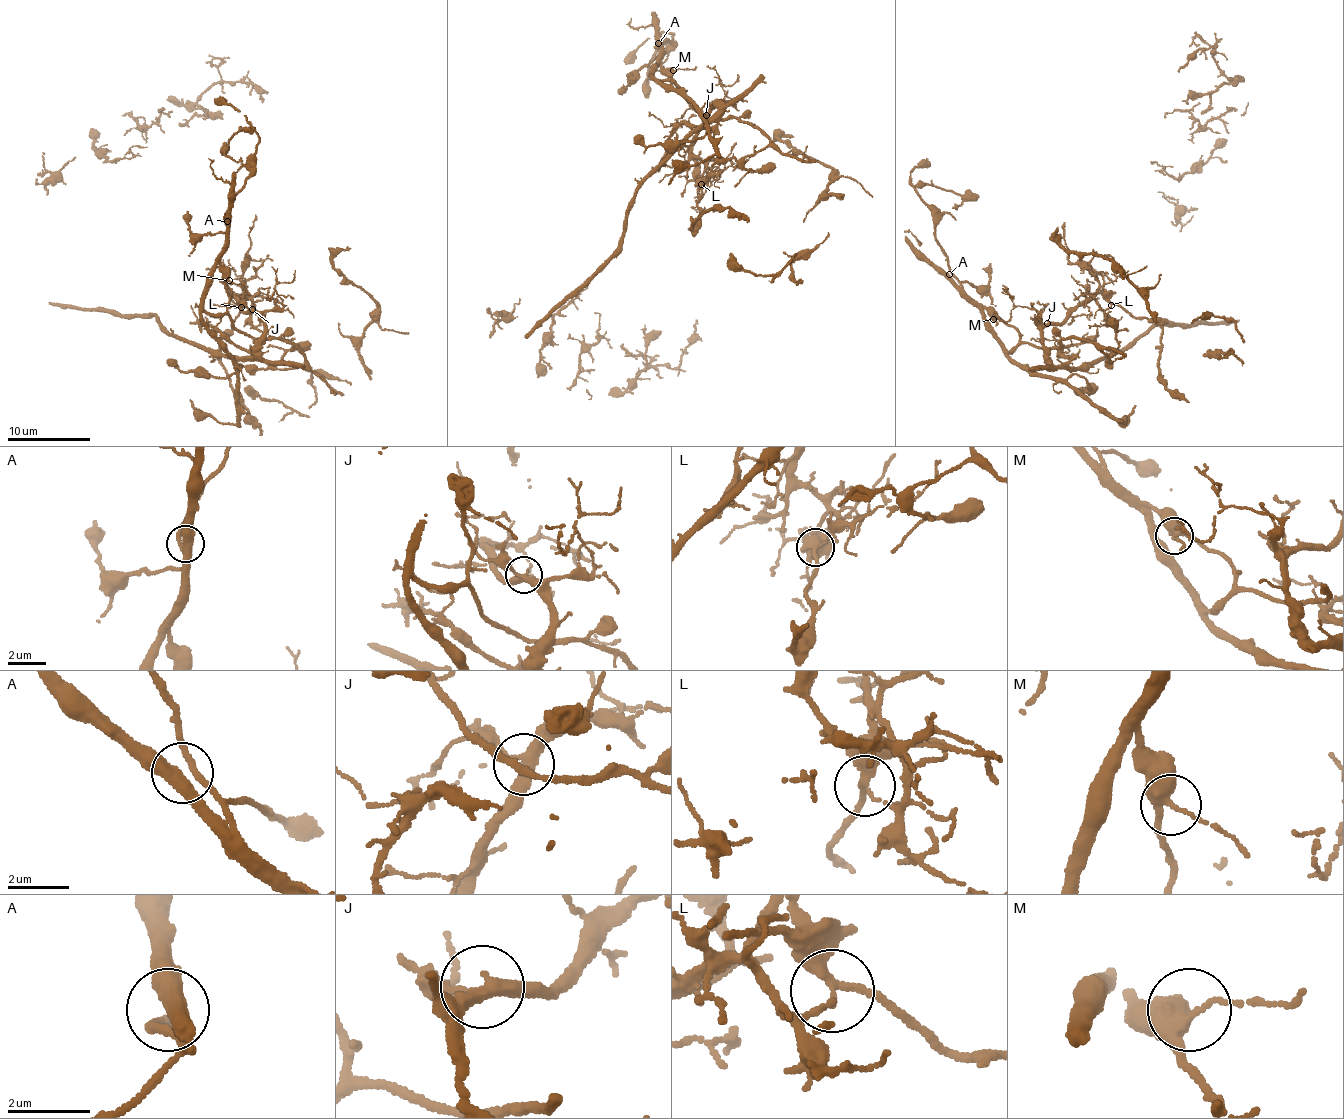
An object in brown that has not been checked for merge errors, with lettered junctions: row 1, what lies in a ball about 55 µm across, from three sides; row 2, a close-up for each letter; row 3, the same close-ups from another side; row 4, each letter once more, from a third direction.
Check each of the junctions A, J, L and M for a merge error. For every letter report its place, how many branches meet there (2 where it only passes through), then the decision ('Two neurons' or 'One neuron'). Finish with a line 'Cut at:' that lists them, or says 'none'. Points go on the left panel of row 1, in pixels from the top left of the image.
A: Place: (227, 221). Branches: 2. One neuron
J: Place: (252, 309). Branches: 3. One neuron
L: Place: (241, 307). Branches: 3. Two neurons
M: Place: (229, 280). Branches: 3. One neuron
Cut at: L

